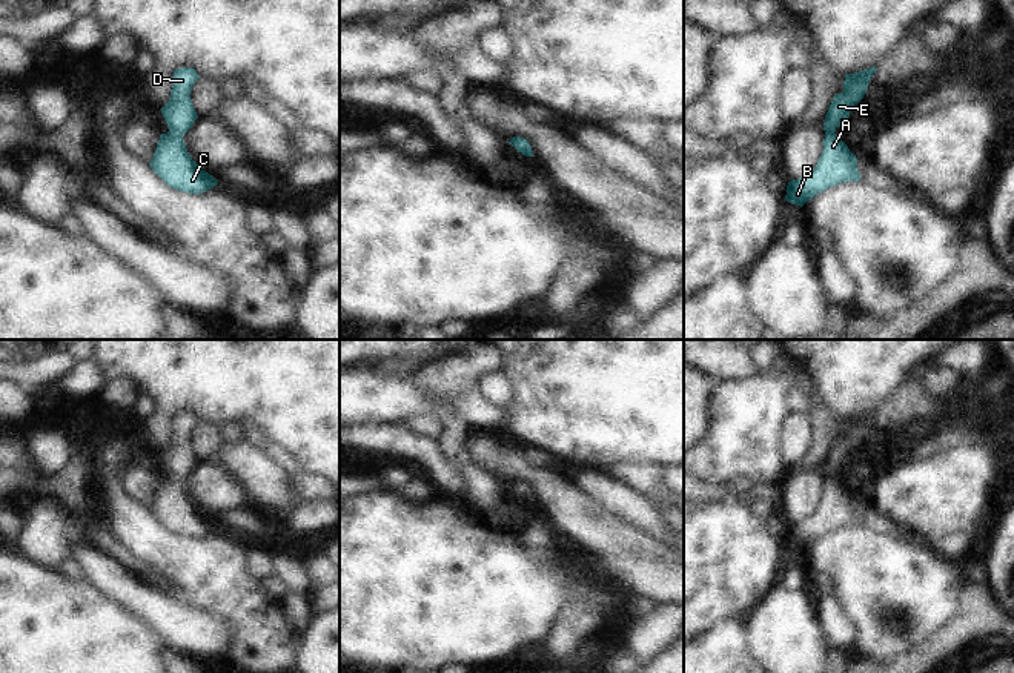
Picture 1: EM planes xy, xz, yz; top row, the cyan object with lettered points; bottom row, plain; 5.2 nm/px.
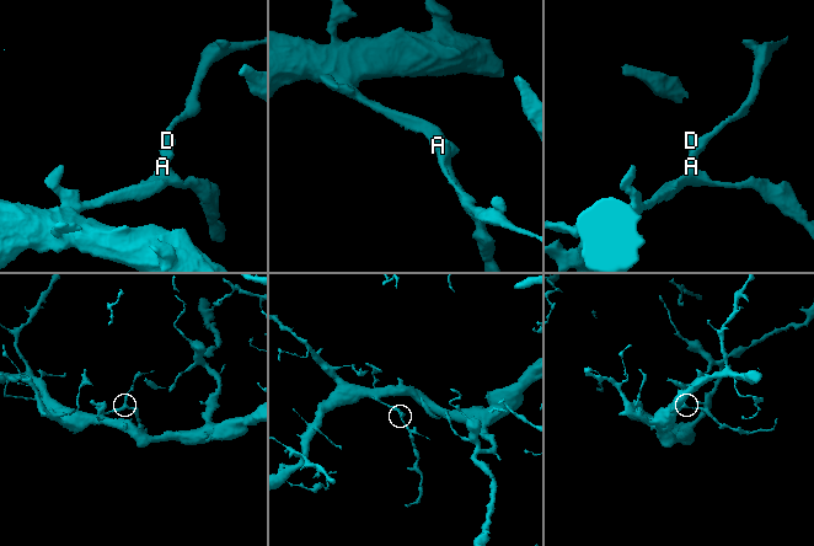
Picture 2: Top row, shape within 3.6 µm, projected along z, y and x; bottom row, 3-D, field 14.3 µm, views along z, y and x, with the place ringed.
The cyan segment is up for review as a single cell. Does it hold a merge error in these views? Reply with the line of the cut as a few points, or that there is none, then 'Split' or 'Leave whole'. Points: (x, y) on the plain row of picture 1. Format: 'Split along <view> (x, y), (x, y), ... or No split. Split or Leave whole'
No split. Leave whole.

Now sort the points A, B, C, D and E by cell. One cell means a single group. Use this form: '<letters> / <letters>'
A B C D E

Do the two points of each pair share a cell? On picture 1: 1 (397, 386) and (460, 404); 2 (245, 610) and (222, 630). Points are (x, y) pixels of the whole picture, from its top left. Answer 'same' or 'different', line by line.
1: same
2: different

